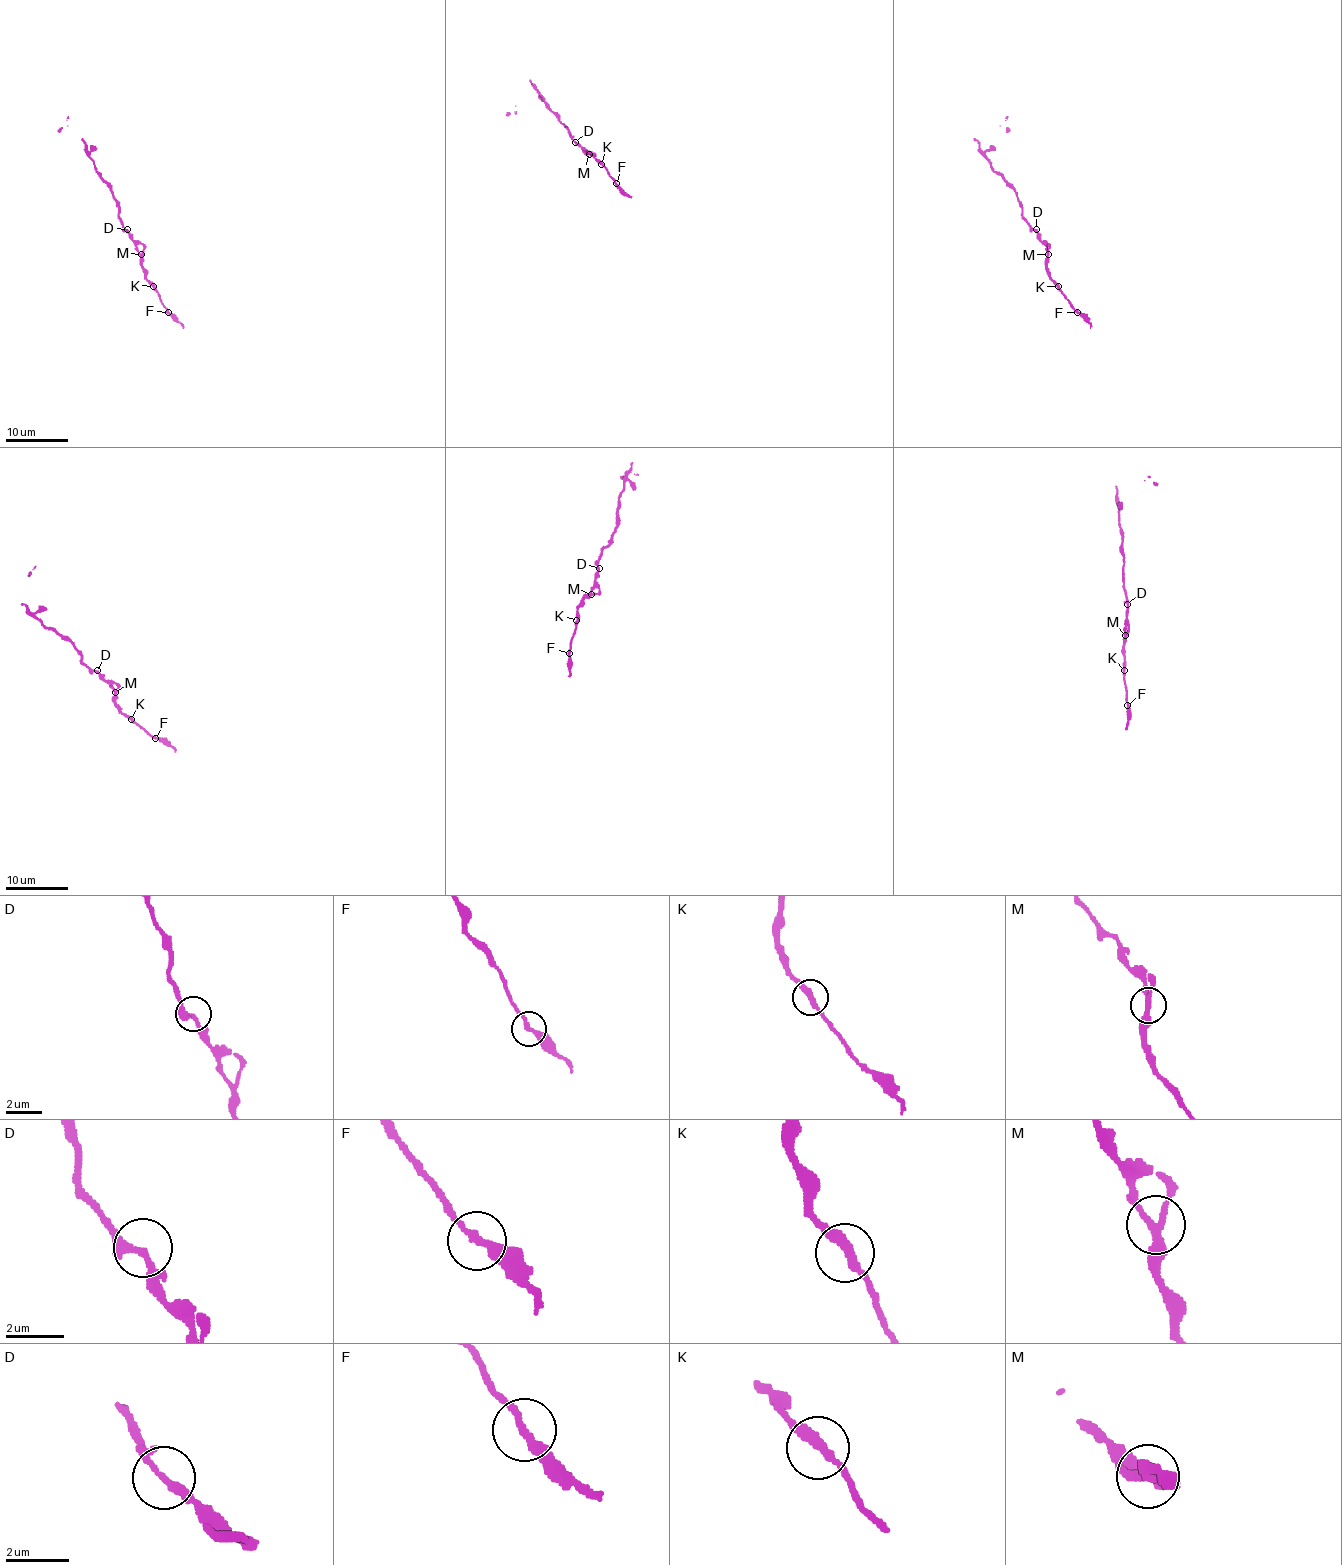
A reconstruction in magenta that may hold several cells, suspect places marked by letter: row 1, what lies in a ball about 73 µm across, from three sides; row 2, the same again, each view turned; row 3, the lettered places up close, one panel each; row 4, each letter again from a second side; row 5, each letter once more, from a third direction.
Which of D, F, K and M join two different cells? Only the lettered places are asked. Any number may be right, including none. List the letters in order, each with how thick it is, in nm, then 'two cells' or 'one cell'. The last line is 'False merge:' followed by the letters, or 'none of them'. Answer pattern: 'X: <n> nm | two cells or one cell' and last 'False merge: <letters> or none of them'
D: 150 nm | one cell
F: 240 nm | one cell
K: 320 nm | one cell
M: 240 nm | one cell
False merge: none of them

